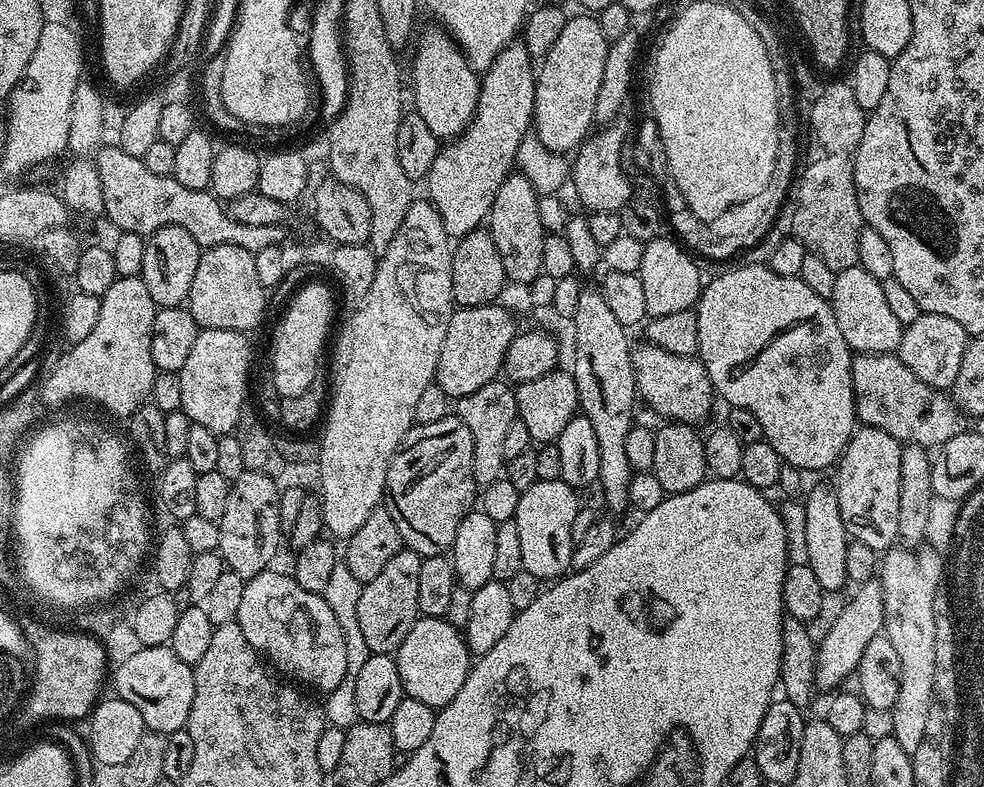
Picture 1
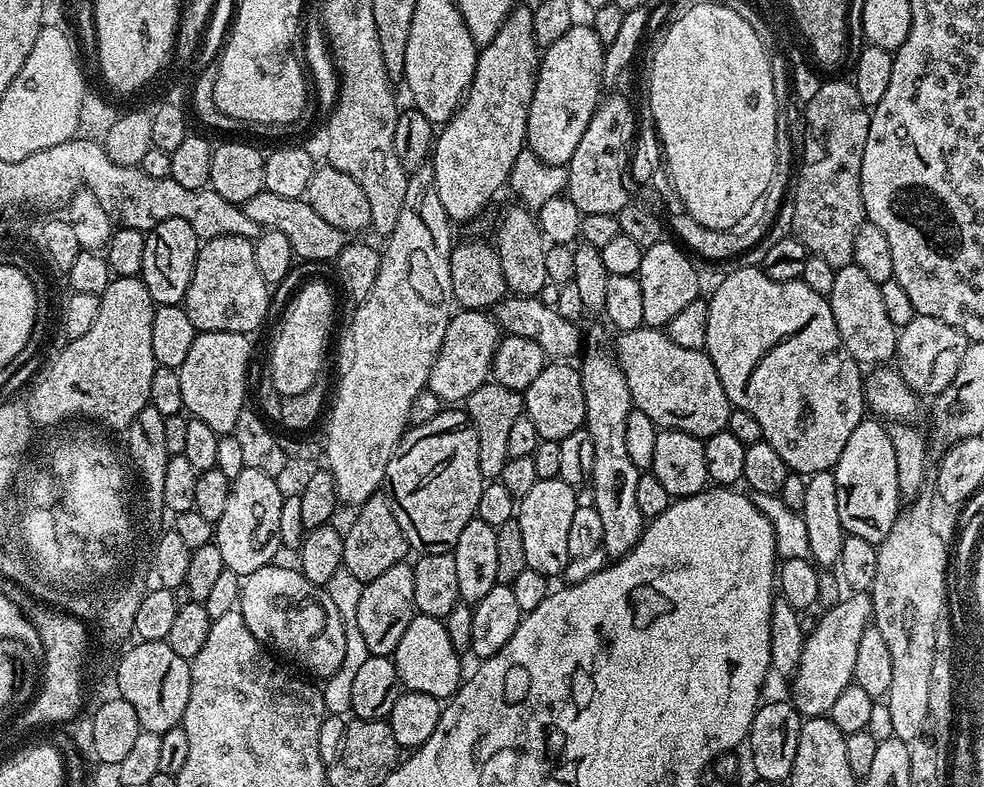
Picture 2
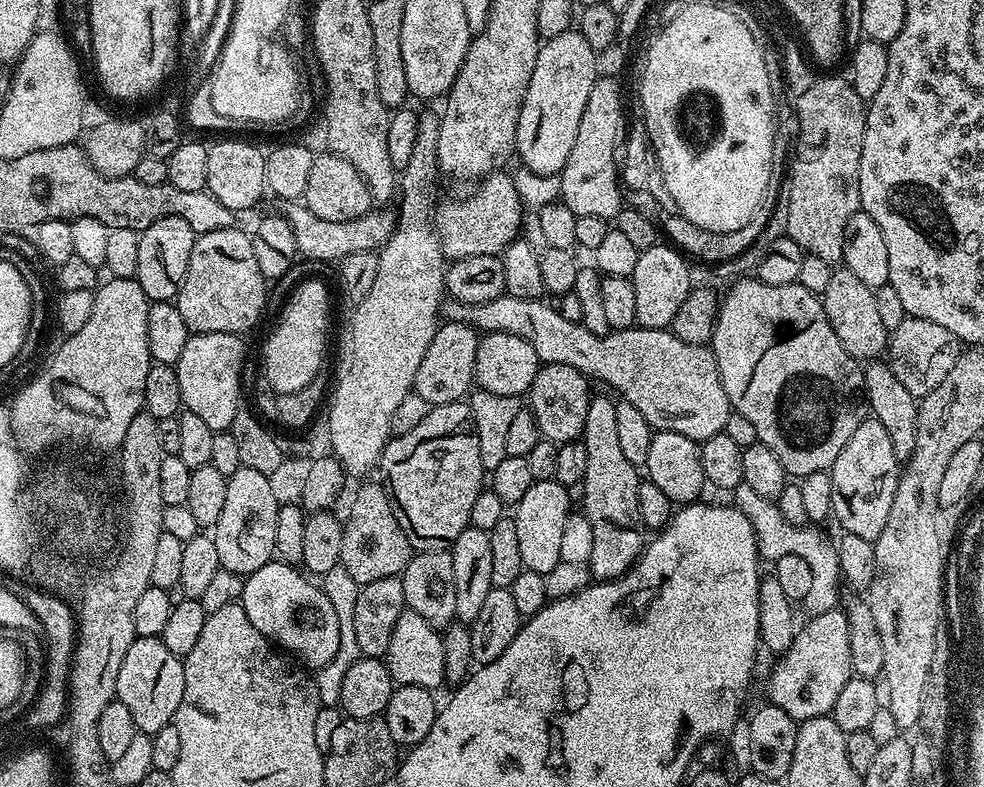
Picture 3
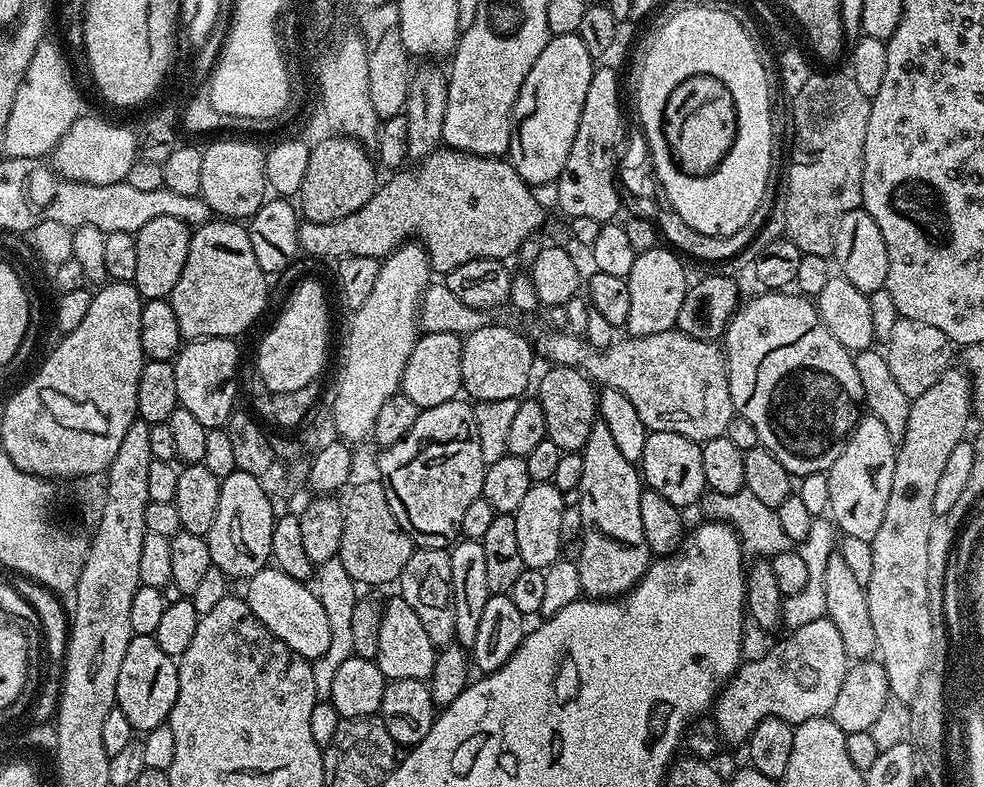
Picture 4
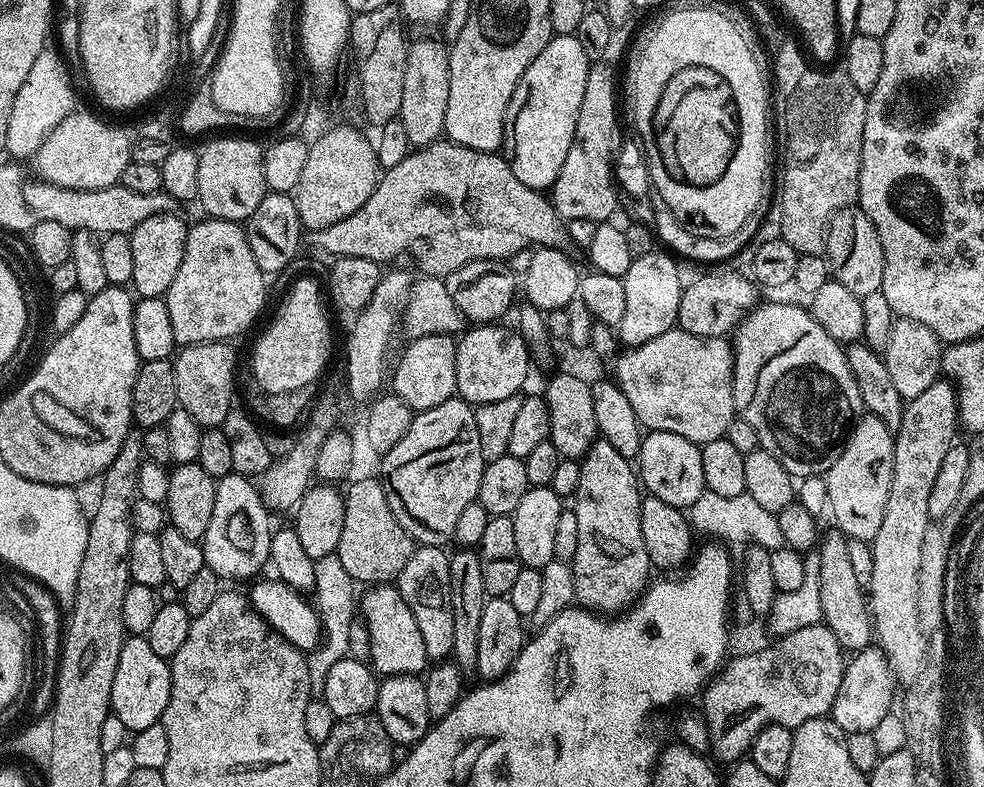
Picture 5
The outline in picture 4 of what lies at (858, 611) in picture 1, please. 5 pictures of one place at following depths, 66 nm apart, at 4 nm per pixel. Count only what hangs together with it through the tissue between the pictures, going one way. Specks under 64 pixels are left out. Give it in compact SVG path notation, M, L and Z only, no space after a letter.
M823 618L793 628L787 634L785 640L778 641L757 660L745 659L721 687L714 701L714 719L721 741L743 745L754 726L771 716L795 726L831 713L850 667L837 627Z

